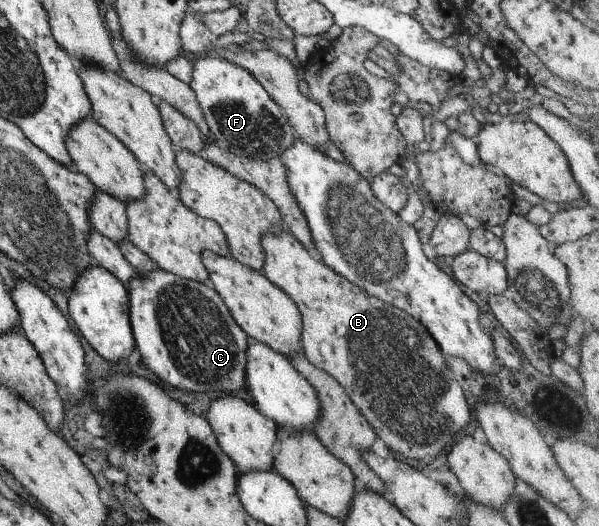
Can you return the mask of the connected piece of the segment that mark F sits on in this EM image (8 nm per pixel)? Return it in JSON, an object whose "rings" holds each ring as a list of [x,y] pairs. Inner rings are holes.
{"rings":[[[208,53],[205,58],[193,60],[188,85],[201,107],[213,140],[222,152],[266,161],[280,157],[285,147],[295,139],[294,130],[260,82],[239,65]]]}

